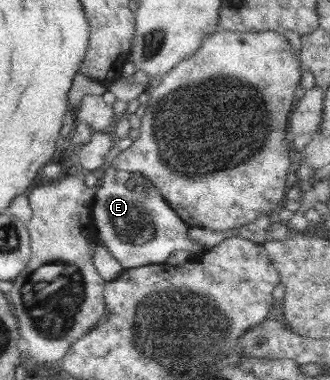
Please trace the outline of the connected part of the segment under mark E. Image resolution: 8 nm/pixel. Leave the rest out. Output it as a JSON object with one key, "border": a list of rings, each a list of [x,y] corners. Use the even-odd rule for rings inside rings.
{"border":[[[109,167],[102,184],[94,189],[92,219],[103,247],[123,269],[162,264],[175,251],[190,252],[192,258],[202,255],[204,245],[192,241],[190,227],[170,208],[155,184],[141,173]]]}

